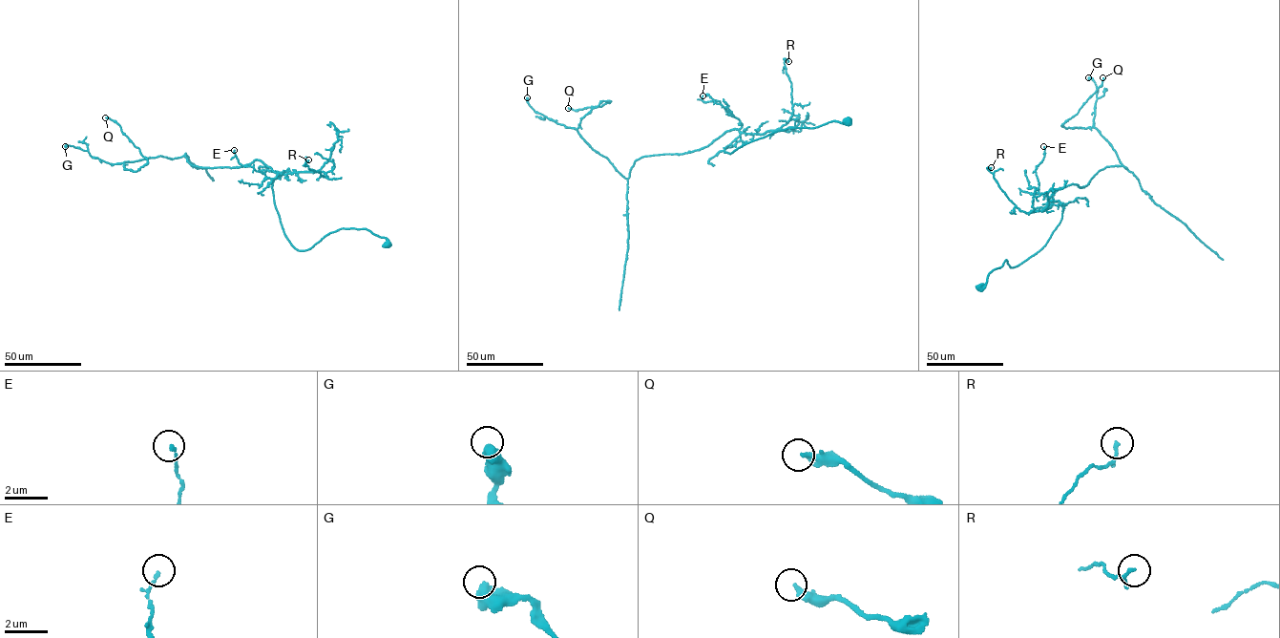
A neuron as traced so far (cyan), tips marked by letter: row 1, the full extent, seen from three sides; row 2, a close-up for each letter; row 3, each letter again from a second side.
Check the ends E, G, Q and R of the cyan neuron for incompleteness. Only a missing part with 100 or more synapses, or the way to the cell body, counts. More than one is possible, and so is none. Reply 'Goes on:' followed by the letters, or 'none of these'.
Goes on: none of these

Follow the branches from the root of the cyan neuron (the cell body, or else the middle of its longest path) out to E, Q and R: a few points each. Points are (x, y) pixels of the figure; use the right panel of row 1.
E: (979, 287), (1006, 259), (1014, 267), (1038, 251), (1061, 220), (1061, 203), (1038, 191), (1036, 171), (1043, 146)
Q: (979, 287), (1045, 245), (1057, 190), (1127, 168), (1096, 128), (1061, 125), (1102, 77)
R: (979, 287), (1006, 259), (1014, 267), (1038, 251), (1063, 206), (1053, 201), (1043, 211), (1019, 210), (991, 167)

